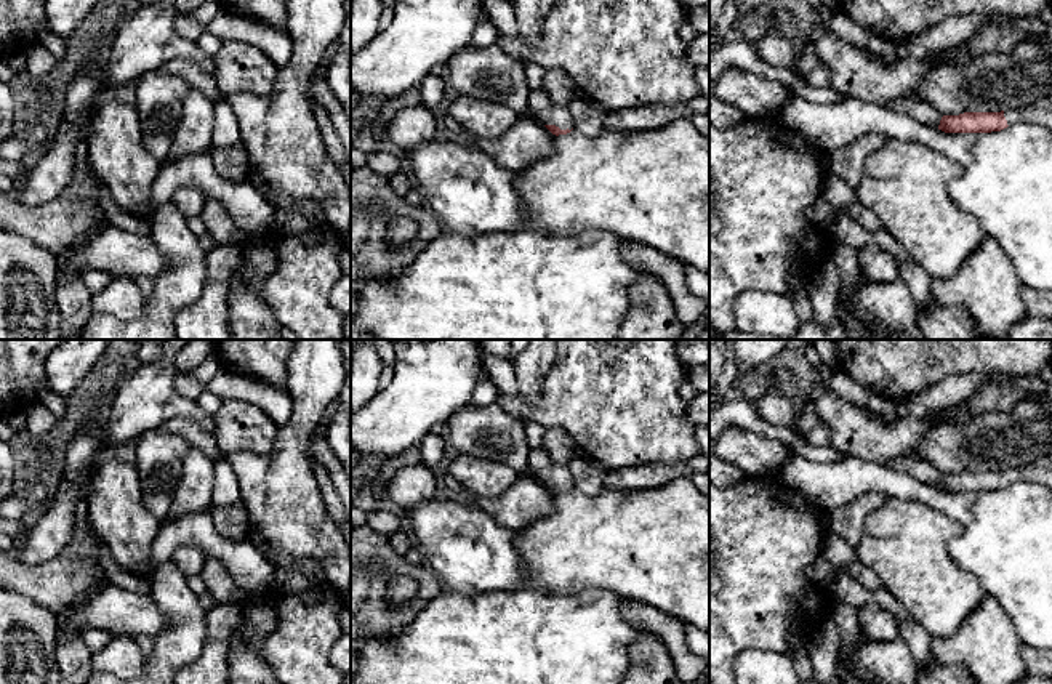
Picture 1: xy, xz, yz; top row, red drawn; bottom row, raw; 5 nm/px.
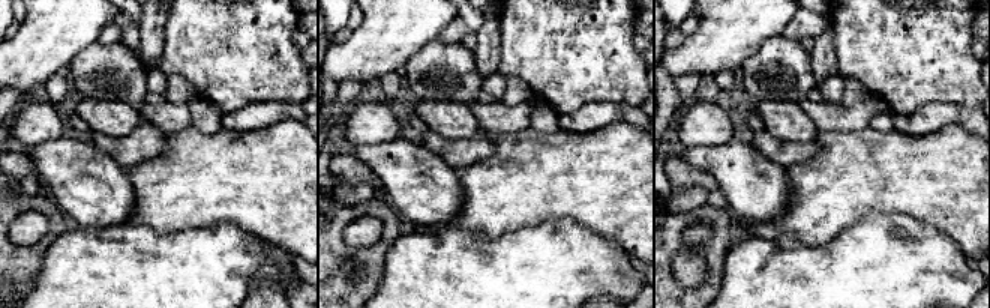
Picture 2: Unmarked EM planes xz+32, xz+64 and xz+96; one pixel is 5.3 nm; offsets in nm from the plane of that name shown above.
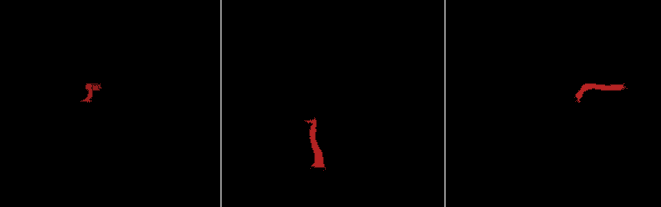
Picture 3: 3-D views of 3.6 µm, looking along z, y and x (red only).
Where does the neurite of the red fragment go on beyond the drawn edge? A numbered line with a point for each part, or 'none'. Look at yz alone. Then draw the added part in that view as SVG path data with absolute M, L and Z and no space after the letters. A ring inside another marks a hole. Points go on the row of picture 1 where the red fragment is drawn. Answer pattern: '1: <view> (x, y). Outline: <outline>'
1: yz (1039, 112). Outline: M1052 95L1038 99L1030 106L1006 109L1004 117L1007 125L1026 122L1031 125L1041 125L1052 133Z

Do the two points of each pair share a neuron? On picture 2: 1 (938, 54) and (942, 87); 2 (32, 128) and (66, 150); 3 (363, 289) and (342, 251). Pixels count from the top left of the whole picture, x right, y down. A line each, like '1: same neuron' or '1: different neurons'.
1: same neuron
2: different neurons
3: same neuron

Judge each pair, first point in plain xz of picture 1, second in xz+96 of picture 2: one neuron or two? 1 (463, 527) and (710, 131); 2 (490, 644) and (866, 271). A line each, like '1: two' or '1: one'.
1: two
2: one

